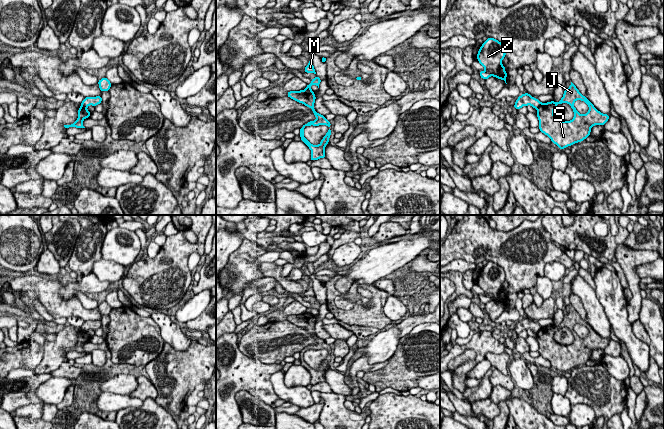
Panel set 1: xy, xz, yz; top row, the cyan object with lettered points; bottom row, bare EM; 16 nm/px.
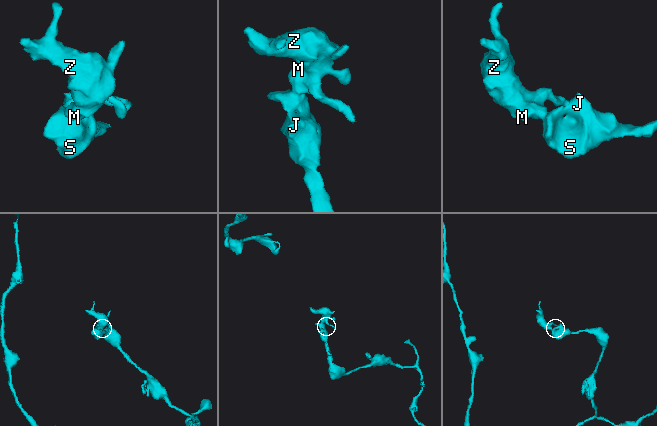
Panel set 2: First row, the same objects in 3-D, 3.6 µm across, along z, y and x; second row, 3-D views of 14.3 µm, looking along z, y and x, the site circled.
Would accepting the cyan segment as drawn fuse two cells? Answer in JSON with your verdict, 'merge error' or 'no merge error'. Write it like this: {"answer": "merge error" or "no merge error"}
{"answer": "merge error"}

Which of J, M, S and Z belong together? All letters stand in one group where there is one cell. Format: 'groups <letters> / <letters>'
groups J S / M Z

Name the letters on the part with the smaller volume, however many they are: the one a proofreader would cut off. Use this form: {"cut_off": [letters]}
{"cut_off": ["M", "Z"]}

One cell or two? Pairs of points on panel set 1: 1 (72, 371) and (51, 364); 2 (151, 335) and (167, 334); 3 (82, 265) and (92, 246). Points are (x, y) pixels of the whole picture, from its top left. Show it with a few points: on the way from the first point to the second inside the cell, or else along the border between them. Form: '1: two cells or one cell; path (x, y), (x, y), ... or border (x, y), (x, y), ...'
1: two cells; border (62, 361), (51, 373)
2: two cells; border (150, 316), (157, 324), (160, 335), (165, 342)
3: one cell; path (82, 260), (87, 251)

